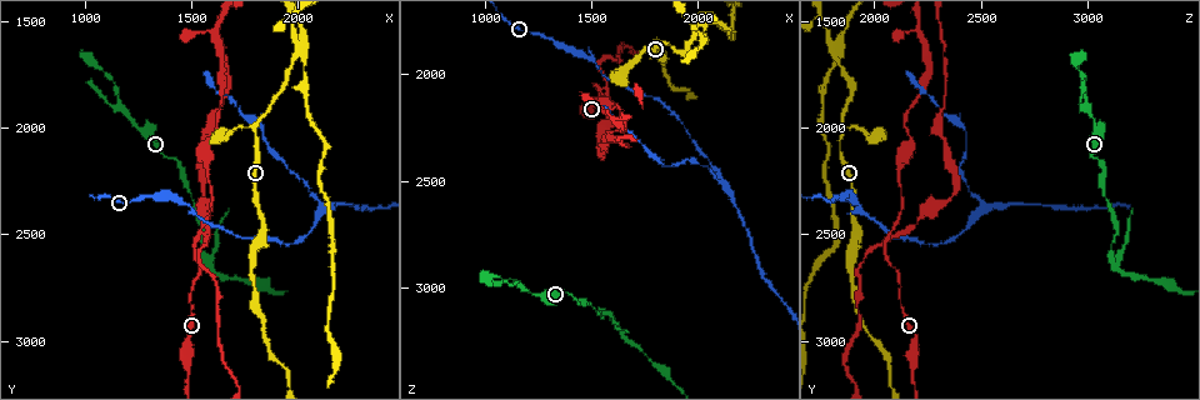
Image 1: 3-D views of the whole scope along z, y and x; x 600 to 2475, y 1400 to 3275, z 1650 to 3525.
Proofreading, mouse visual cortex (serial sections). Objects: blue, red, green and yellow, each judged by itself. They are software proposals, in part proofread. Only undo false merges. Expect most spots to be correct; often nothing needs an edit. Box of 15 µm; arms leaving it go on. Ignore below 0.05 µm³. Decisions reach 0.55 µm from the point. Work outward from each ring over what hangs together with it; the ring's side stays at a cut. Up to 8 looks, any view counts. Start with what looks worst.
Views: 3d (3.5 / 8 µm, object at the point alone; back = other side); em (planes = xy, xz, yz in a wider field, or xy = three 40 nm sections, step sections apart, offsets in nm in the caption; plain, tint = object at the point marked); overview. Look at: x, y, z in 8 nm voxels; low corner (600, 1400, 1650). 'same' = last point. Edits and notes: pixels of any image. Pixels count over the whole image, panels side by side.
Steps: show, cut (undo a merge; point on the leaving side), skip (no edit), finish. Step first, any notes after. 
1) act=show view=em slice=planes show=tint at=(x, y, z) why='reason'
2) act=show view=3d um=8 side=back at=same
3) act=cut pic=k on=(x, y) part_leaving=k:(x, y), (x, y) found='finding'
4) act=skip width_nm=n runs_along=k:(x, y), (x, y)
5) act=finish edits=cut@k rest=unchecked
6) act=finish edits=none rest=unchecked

act=show view=3d um=3.5 side=back at=(1540, 2510, 2070) why='four-way junction'

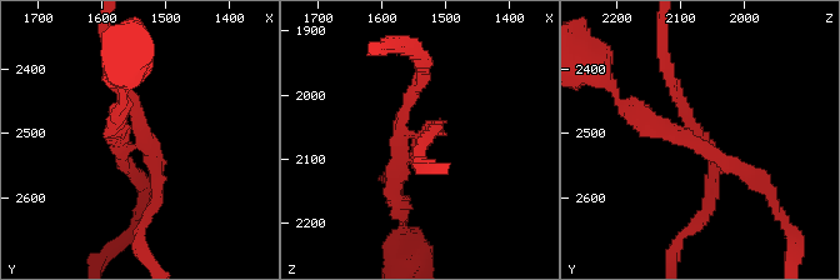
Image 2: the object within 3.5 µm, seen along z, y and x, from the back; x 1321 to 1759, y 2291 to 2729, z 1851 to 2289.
act=show view=em slice=xy step=1 show=tint at=(1535, 2515, 2065) why='now the EM'

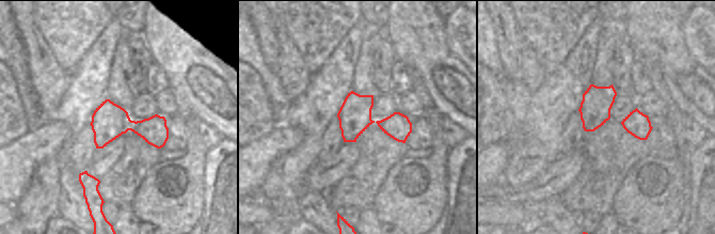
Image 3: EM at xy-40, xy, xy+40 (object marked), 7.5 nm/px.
act=show view=em slice=xy step=2 show=tint at=same why='another direction'

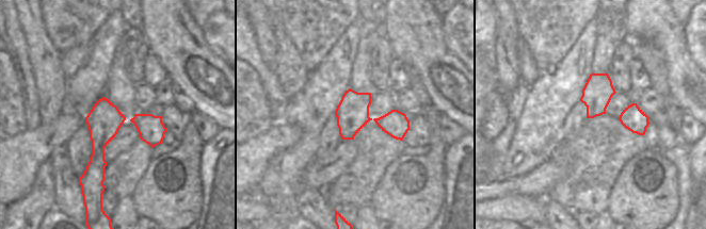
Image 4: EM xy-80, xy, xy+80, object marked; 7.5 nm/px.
act=cut pic=2 on=(738, 170) arms=4 part_leaving=2:(704, 145), (663, 134), (615, 91) found='a second cell is stuck on'

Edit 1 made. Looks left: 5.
act=show view=em slice=xy step=3 show=tint at=(2100, 2400, 2490) why='sharp bend'

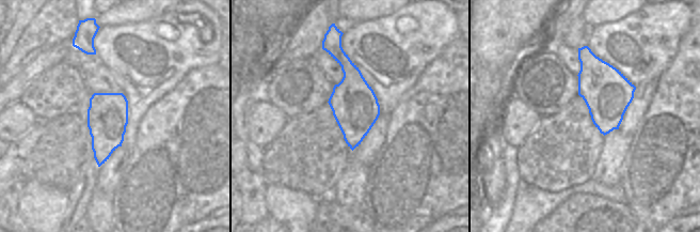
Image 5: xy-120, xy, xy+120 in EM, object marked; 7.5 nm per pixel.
act=show view=3d um=3.5 at=same why='see where the arms go'

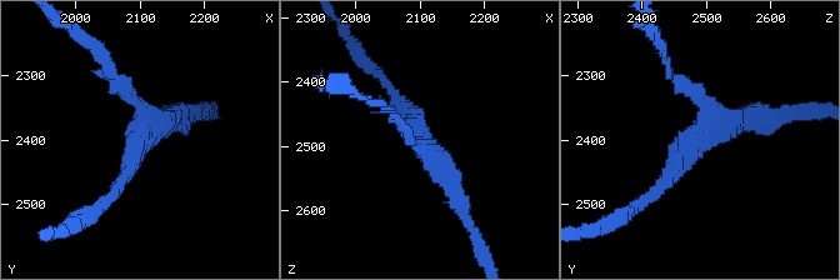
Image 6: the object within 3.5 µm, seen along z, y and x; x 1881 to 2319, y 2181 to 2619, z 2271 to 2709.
act=skip arms=3 arm_widths_nm=150,200,250 runs_along=6:(653, 193), (708, 120), (669, 74) found='one cell here'

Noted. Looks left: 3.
act=show view=3d um=3.5 at=(1800, 2010, 1840) why='three-way junction'

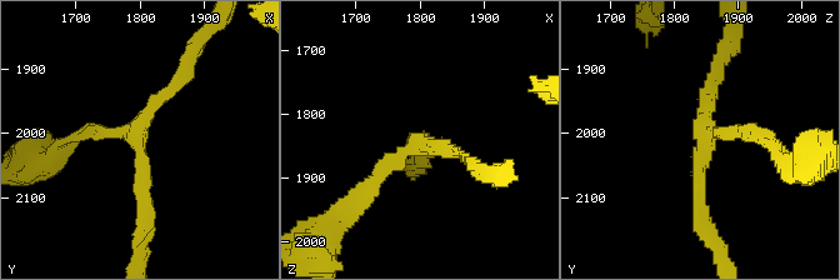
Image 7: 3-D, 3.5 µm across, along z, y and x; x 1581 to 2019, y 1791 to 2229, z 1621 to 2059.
act=show view=em slice=xy step=3 show=tint at=(1800, 2010, 1855) arms=3 arm_widths_nm=150,150,200

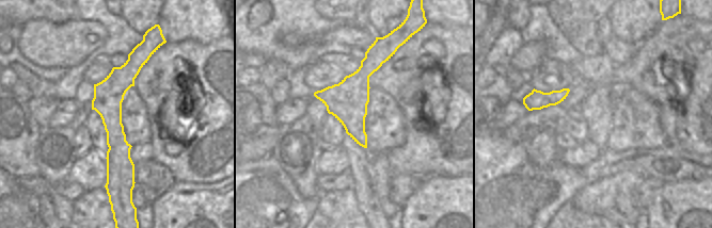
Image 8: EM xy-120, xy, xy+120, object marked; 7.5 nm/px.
act=skip runs_along=7:(145, 224), (138, 128), (180, 70) found='continuous, no second cell'

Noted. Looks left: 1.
act=finish edits=cut@2 rest=unchecked

